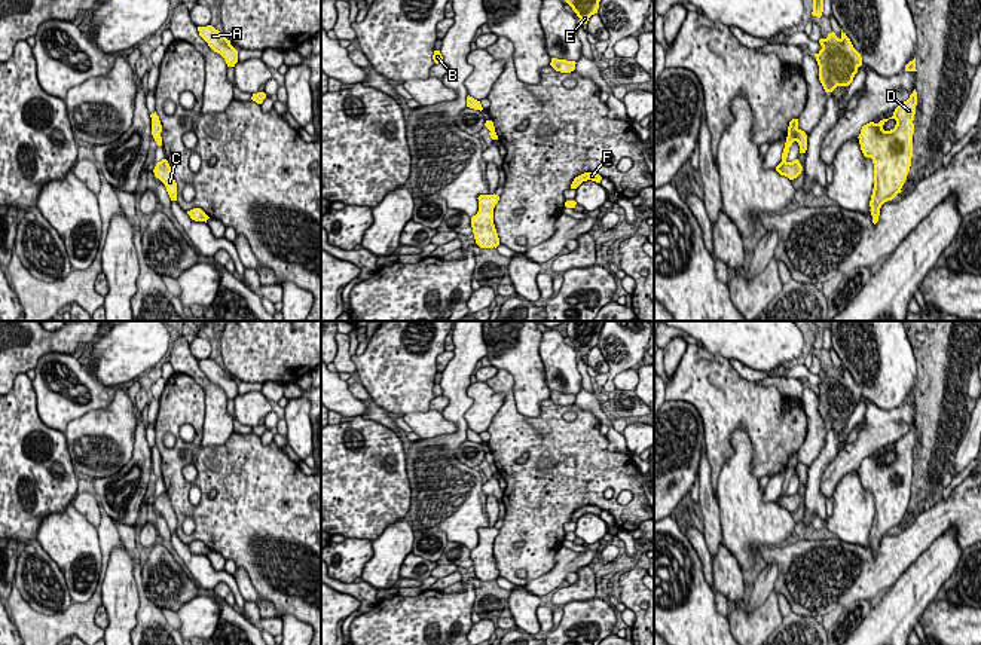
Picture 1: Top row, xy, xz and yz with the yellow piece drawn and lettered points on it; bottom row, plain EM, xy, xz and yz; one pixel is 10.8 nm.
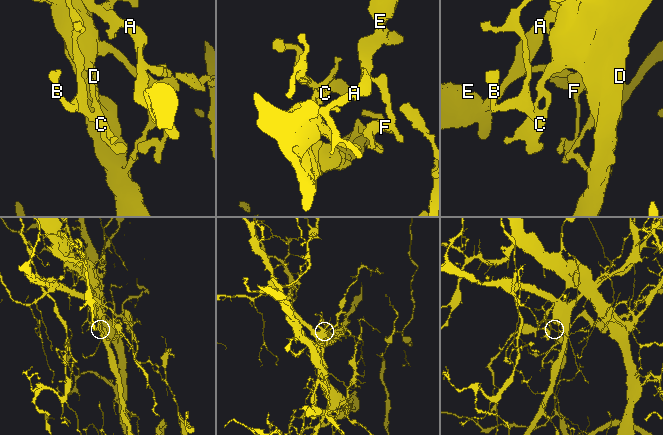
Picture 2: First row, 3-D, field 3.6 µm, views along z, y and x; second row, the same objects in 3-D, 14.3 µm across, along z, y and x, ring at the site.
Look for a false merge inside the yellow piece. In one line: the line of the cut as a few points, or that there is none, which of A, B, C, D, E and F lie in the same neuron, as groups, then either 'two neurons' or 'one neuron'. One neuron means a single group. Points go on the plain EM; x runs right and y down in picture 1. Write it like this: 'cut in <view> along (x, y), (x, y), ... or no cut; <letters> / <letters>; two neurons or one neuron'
cut in yz along (798, 462), (788, 468); A D E F / B C; two neurons

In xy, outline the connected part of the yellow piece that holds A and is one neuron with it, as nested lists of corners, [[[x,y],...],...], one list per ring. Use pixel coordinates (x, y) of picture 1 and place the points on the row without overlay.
[[[213,358],[198,360],[198,364],[208,379],[224,391],[227,400],[235,400],[238,395],[238,383],[230,377],[230,373]]]

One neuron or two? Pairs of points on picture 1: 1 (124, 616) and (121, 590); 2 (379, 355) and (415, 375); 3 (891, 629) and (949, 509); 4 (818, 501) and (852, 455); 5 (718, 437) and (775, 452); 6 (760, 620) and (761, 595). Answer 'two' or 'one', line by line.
1: one
2: one
3: two
4: two
5: one
6: two

